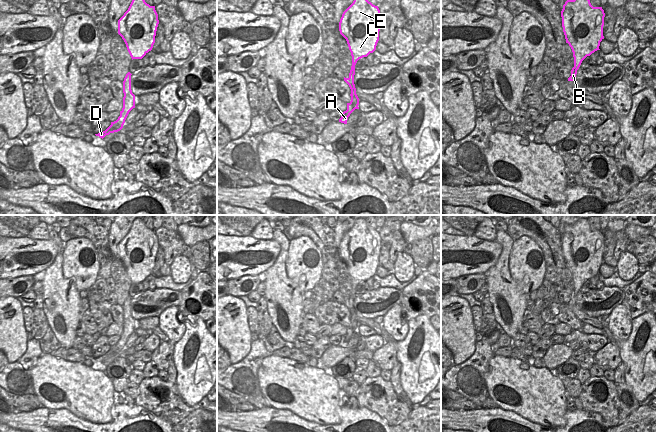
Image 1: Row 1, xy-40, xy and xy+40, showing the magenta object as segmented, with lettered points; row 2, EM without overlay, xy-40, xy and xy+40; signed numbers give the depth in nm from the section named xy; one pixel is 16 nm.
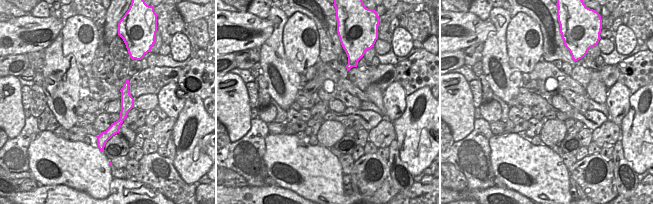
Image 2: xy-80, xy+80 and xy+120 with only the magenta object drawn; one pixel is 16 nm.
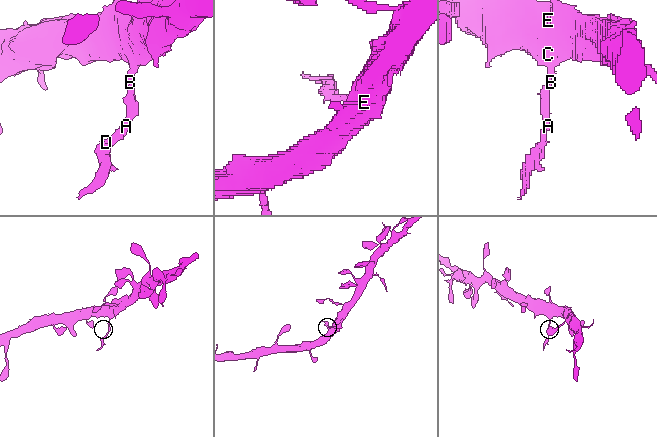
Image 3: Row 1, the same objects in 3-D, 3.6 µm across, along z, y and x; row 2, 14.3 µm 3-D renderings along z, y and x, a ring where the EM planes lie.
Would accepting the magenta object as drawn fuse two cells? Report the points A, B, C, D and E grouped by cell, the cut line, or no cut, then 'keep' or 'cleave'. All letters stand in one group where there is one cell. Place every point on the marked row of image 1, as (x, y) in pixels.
A B D / C E; cut in xy+40 along (574, 65), (578, 68); cleave

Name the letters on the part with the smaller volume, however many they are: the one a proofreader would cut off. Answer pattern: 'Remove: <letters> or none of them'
Remove: A, B, D

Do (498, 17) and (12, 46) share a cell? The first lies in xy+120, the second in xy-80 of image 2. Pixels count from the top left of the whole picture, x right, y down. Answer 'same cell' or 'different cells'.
different cells

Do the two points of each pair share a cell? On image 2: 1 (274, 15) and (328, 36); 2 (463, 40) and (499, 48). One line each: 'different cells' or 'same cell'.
1: different cells
2: different cells

